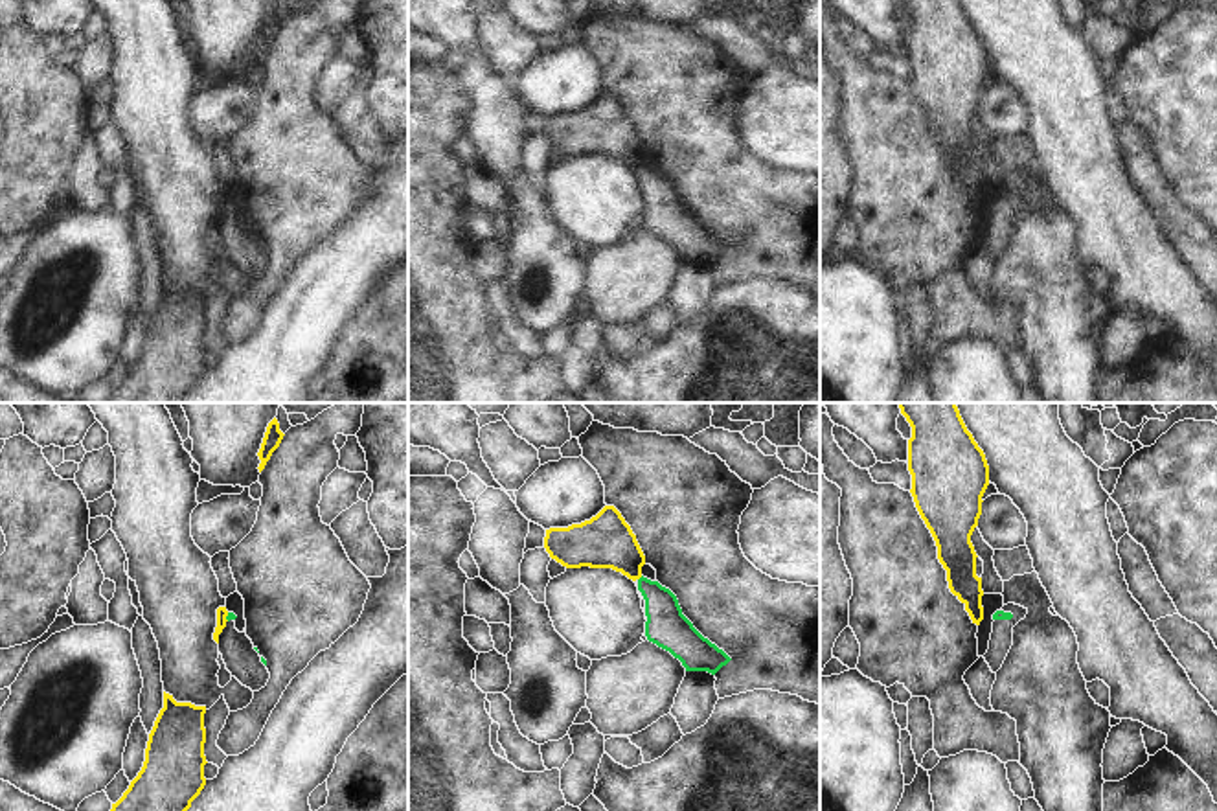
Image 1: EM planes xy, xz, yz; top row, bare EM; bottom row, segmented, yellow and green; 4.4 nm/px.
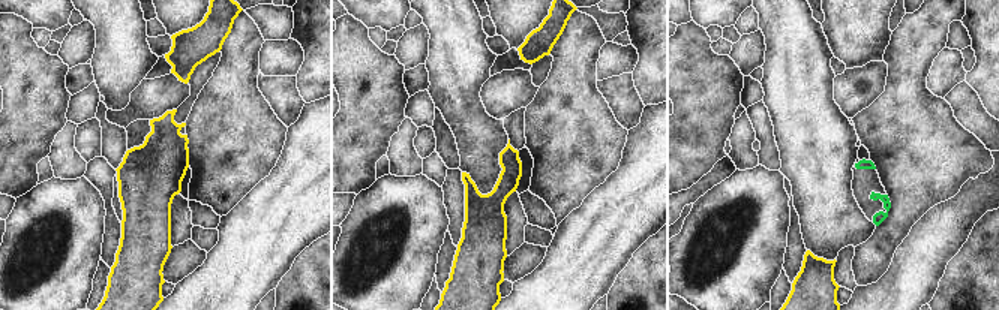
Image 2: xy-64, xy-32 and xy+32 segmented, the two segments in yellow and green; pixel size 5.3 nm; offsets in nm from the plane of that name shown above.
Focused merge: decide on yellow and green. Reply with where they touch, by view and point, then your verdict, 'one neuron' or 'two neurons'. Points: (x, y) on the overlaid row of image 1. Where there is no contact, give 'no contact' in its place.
contact xy (227, 615); two neurons

